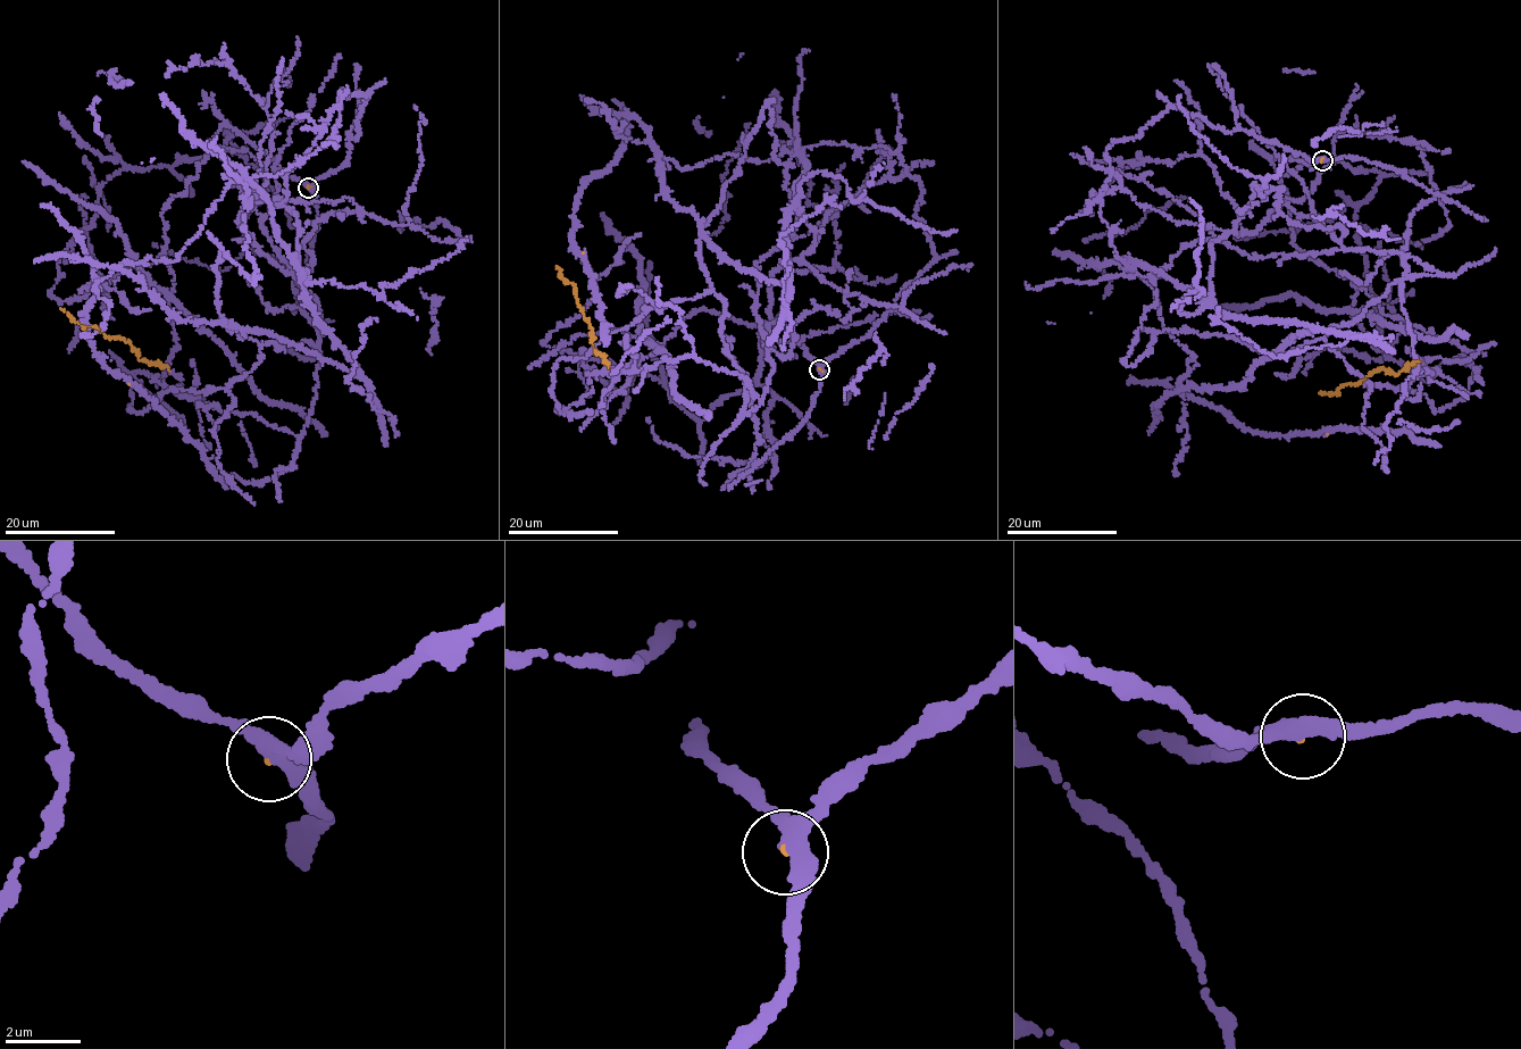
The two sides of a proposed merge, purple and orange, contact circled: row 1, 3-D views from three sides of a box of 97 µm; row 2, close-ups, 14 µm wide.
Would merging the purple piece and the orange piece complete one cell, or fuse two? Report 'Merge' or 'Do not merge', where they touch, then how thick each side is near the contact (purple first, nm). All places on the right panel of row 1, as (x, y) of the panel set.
Merge. Place: (1322, 160). Thickness 380 nm (purple) against 140 nm

